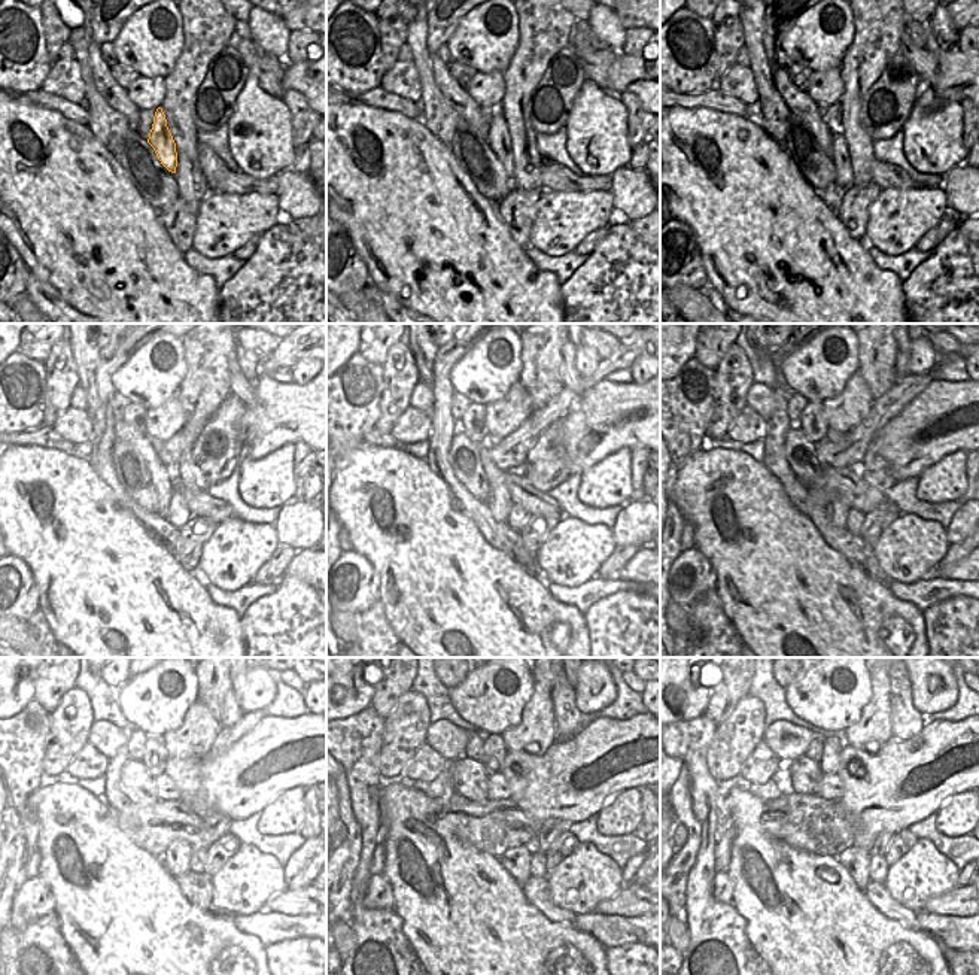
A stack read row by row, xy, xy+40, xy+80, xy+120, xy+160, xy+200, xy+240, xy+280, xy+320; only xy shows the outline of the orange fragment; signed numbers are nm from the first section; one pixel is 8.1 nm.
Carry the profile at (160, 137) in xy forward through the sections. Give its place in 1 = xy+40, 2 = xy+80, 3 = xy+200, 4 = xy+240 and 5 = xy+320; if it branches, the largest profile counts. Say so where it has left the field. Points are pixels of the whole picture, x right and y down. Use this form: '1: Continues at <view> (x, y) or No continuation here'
1: Continues at xy+40 (498, 139)
2: Continues at xy+80 (842, 163)
3: Continues at xy+200 (854, 519)
4: Continues at xy+240 (198, 856)
5: Continues at xy+320 (878, 869)

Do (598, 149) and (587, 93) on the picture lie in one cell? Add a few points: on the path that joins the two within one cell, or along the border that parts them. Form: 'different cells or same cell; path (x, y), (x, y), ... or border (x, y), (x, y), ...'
same cell; path (596, 136), (596, 114), (592, 106)

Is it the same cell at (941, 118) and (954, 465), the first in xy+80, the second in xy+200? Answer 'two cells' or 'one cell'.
one cell

